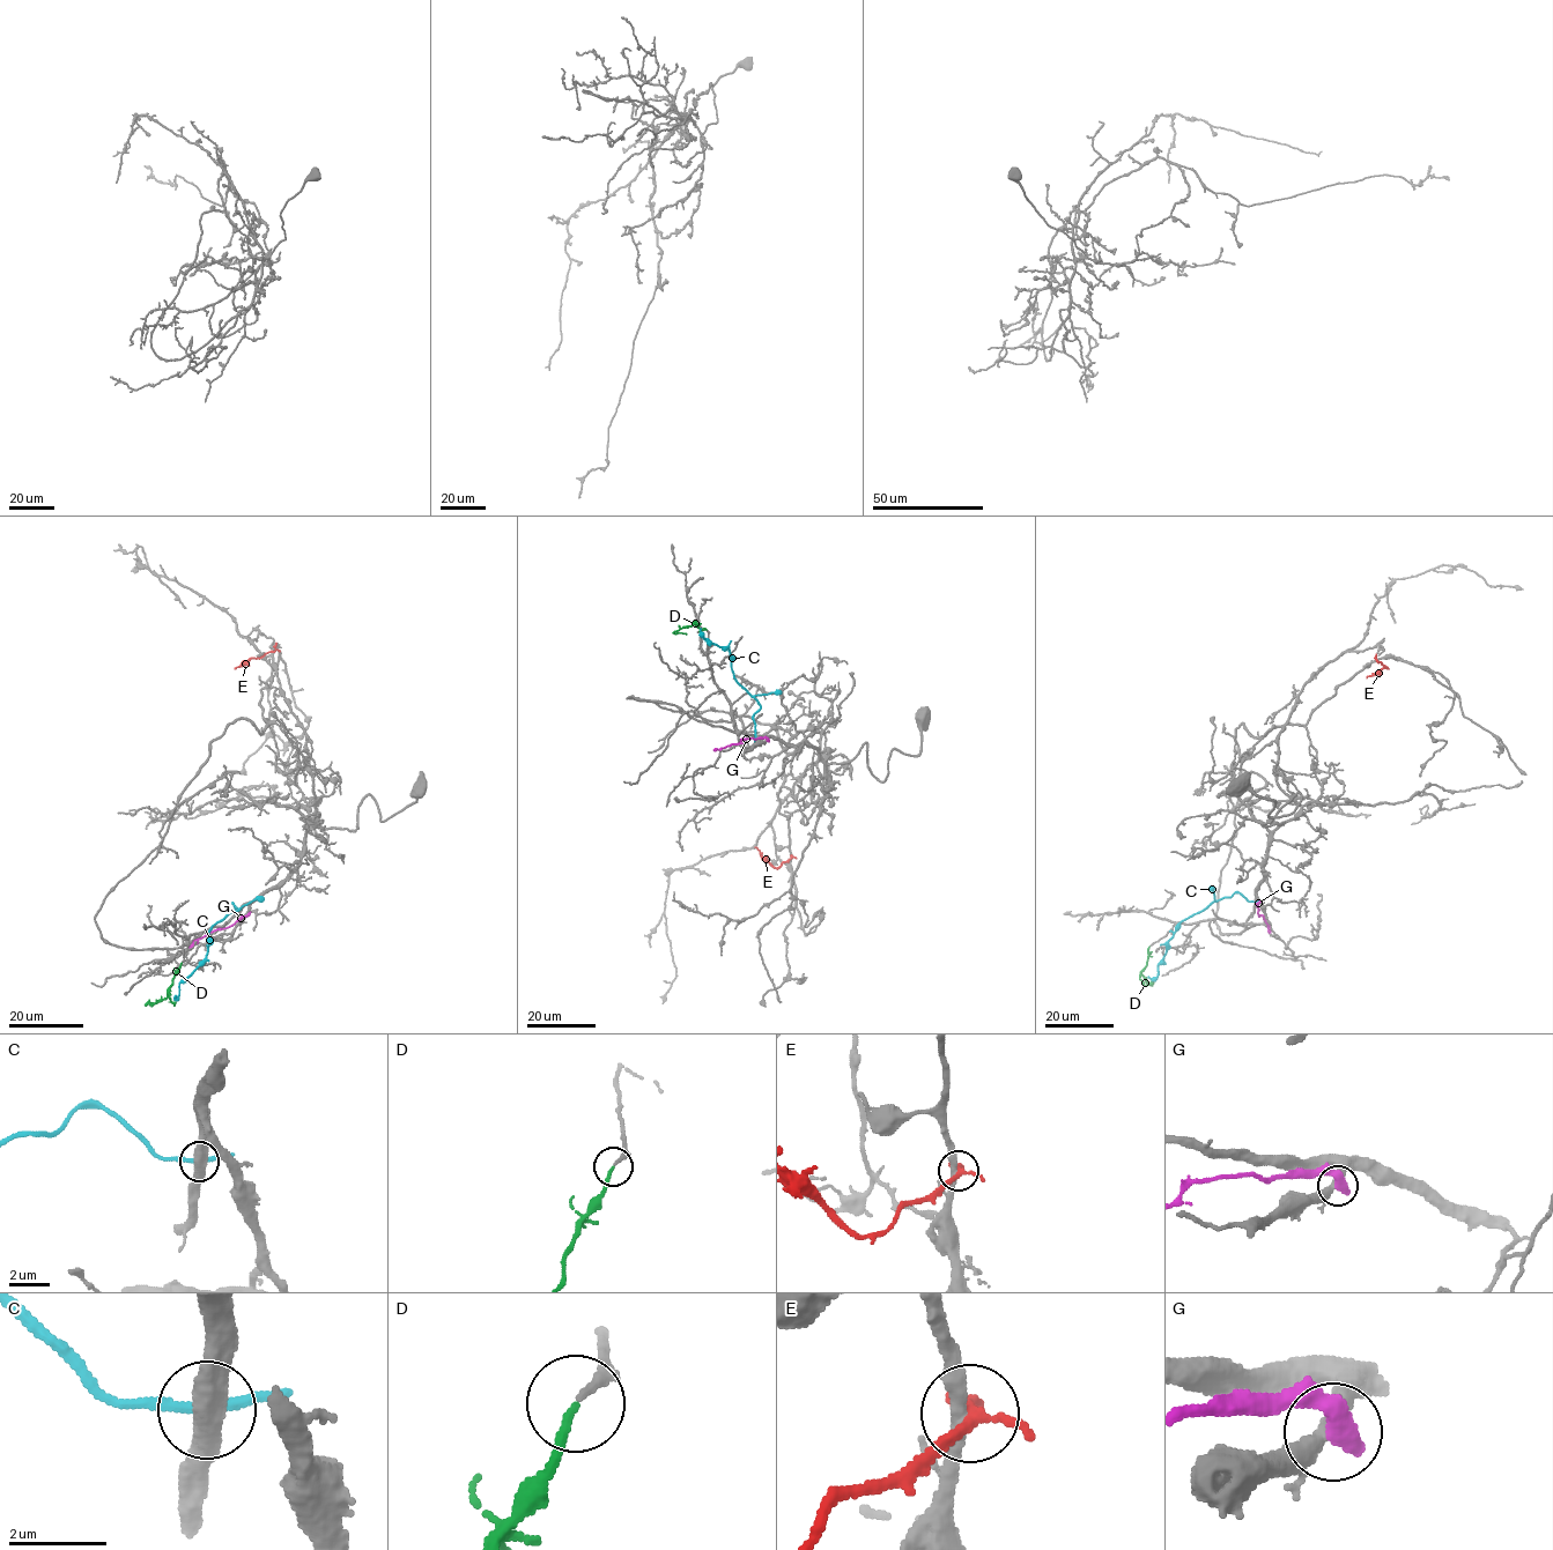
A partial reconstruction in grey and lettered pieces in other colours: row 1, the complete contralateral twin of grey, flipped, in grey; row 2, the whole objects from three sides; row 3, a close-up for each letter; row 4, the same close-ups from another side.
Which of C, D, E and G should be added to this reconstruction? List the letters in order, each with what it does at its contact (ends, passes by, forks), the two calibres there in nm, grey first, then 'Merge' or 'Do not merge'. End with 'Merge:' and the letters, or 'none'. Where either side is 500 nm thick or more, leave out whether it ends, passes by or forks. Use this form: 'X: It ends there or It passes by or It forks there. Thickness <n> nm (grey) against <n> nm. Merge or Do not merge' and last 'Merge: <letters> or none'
C: It passes by. Thickness 480 nm (grey) against 220 nm. Do not merge
D: It ends there. Thickness 170 nm (grey) against 170 nm. Merge
E: It forks there. Thickness 300 nm (grey) against 220 nm. Do not merge
G: Thickness 320 nm (grey) against 500 nm. Do not merge
Merge: D

